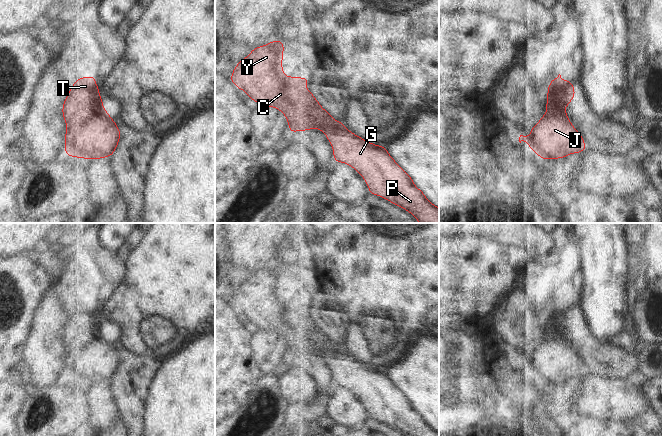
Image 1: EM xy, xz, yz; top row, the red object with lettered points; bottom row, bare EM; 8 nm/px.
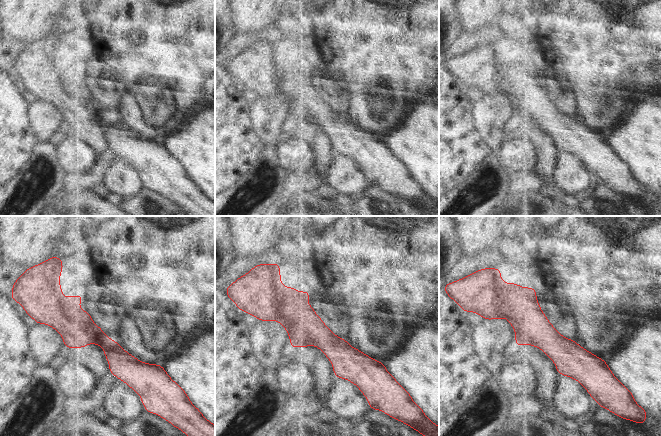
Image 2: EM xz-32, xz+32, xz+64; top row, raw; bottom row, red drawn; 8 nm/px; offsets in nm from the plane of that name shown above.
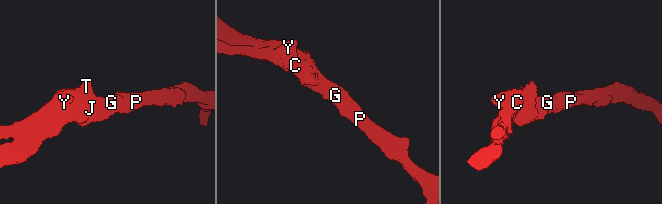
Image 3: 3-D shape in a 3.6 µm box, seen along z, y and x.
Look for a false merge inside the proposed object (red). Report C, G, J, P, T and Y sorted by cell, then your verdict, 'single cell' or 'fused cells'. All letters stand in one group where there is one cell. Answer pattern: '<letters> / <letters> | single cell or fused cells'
C T Y / G J P | fused cells

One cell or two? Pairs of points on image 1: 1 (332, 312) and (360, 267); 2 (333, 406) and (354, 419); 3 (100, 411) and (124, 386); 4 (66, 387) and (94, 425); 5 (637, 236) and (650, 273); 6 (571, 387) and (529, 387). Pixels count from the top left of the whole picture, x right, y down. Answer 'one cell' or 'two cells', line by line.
1: two cells
2: one cell
3: two cells
4: two cells
5: two cells
6: two cells

